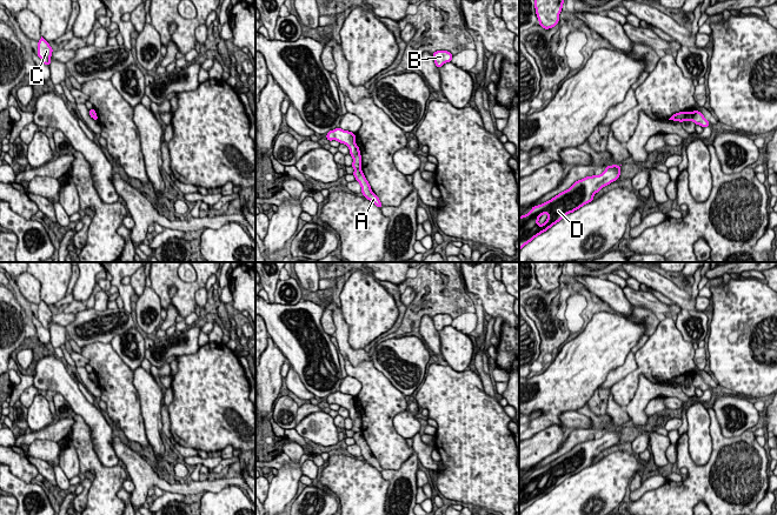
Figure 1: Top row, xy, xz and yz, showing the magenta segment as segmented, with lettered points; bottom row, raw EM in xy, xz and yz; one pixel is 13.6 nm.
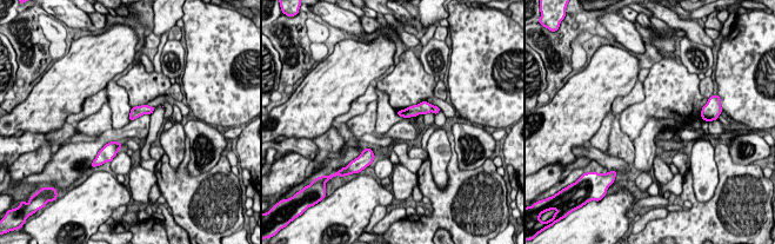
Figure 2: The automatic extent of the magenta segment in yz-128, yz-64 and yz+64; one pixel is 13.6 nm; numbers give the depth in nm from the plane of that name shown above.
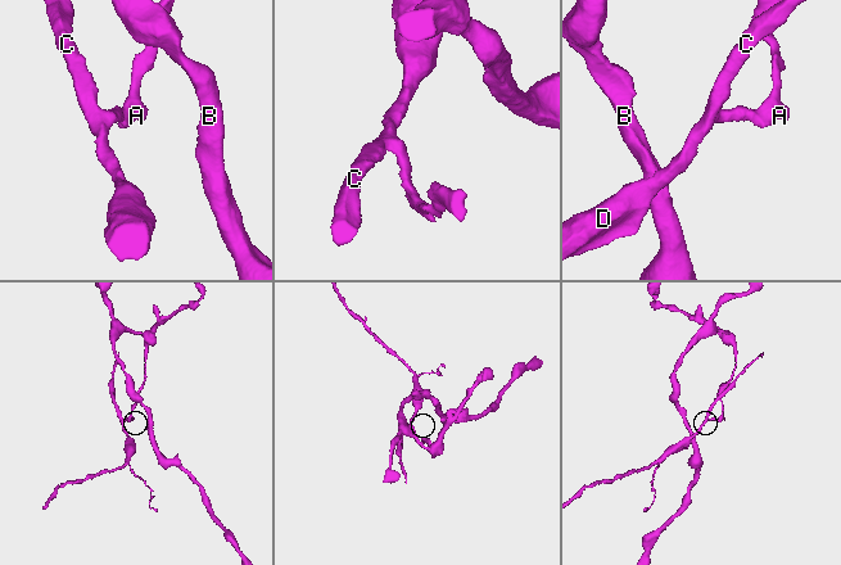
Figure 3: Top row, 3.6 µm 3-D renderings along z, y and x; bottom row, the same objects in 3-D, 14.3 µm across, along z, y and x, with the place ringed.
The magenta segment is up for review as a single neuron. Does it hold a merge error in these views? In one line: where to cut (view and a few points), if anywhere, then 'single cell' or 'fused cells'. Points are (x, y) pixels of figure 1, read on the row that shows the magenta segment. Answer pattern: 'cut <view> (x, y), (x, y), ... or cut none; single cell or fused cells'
cut yz (690, 113), (688, 120); fused cells

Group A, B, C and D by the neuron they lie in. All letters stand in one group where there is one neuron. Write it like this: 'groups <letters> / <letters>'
groups A B / C D

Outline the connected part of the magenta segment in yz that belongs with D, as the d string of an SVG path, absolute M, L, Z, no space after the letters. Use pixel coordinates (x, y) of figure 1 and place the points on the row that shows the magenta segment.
M606 166L600 175L578 180L551 200L533 206L526 215L519 218L519 250L564 216L591 202L596 193L618 180L619 175L620 166Z

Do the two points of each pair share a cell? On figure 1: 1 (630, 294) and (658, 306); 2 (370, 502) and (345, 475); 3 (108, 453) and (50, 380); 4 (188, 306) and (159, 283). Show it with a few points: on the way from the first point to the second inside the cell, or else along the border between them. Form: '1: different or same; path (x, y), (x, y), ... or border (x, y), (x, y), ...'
1: same; path (637, 298), (651, 302)
2: same; path (363, 495), (352, 482)
3: same; path (101, 433), (94, 419), (70, 393)
4: same; path (185, 296), (185, 292), (174, 281), (168, 281)

